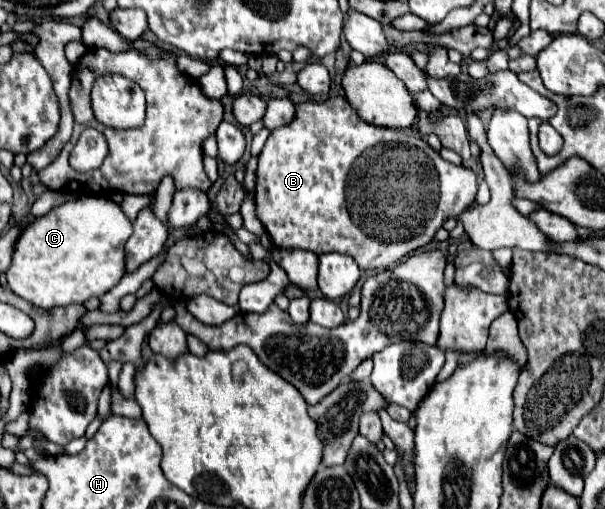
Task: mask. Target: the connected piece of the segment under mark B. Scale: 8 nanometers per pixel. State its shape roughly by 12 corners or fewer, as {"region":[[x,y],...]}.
{"region":[[343,96],[259,154],[275,248],[393,266],[477,174]]}

